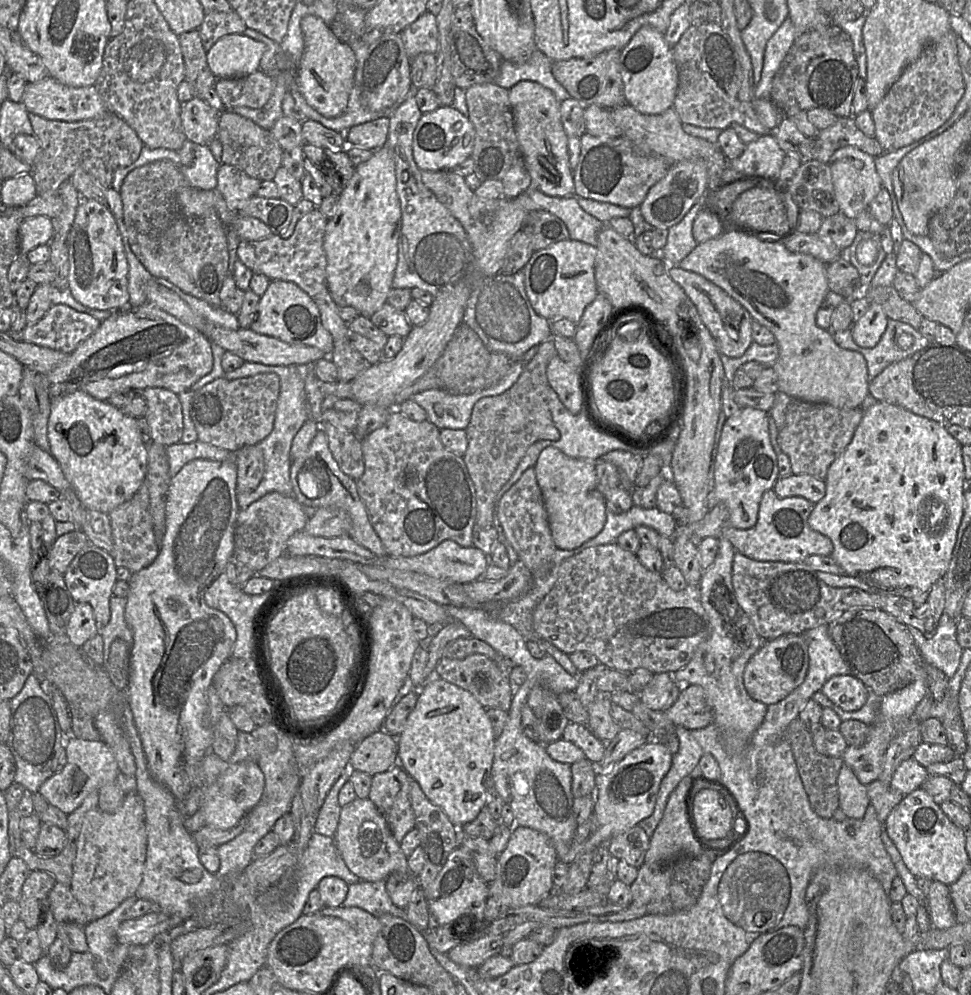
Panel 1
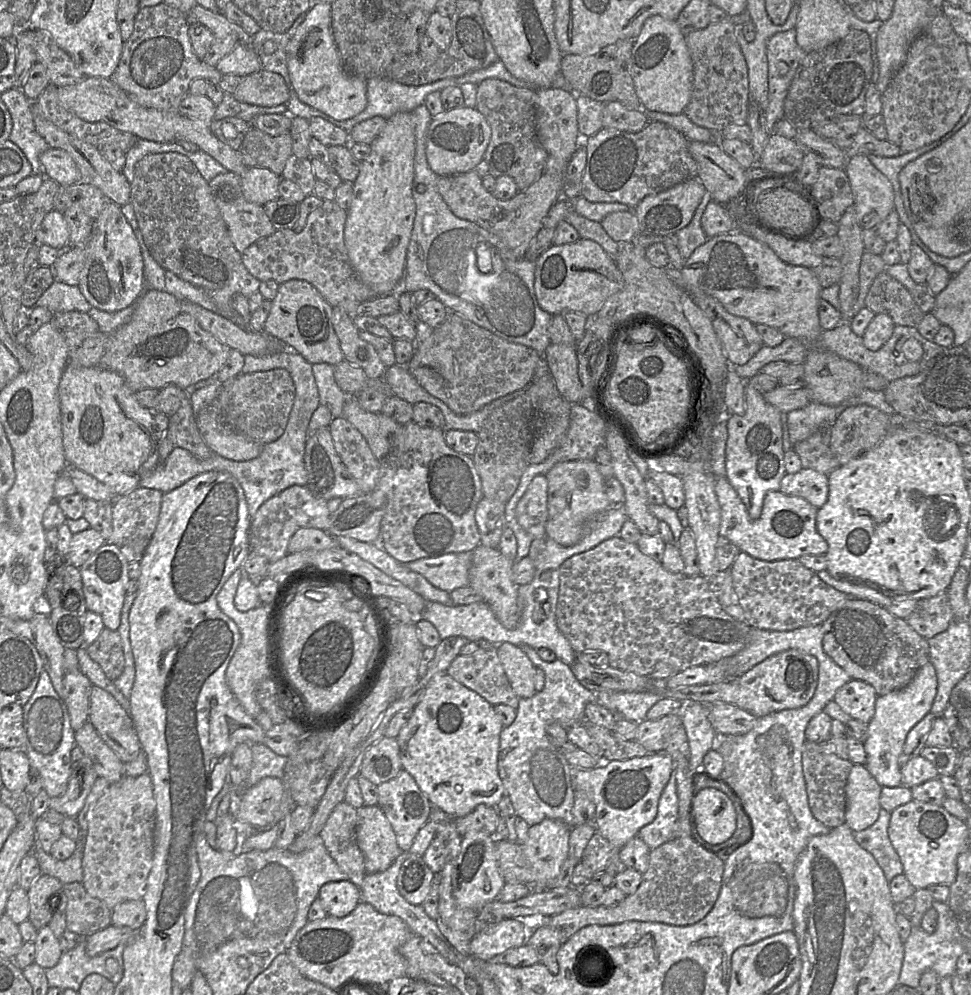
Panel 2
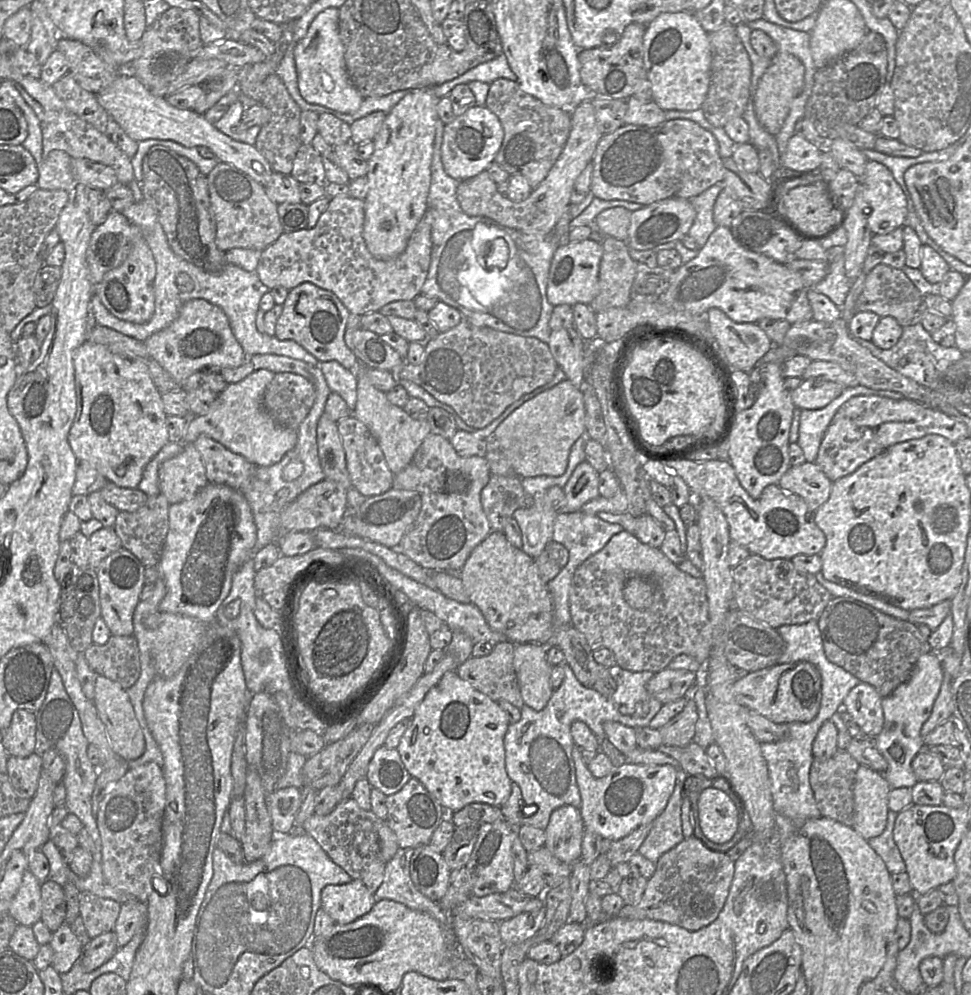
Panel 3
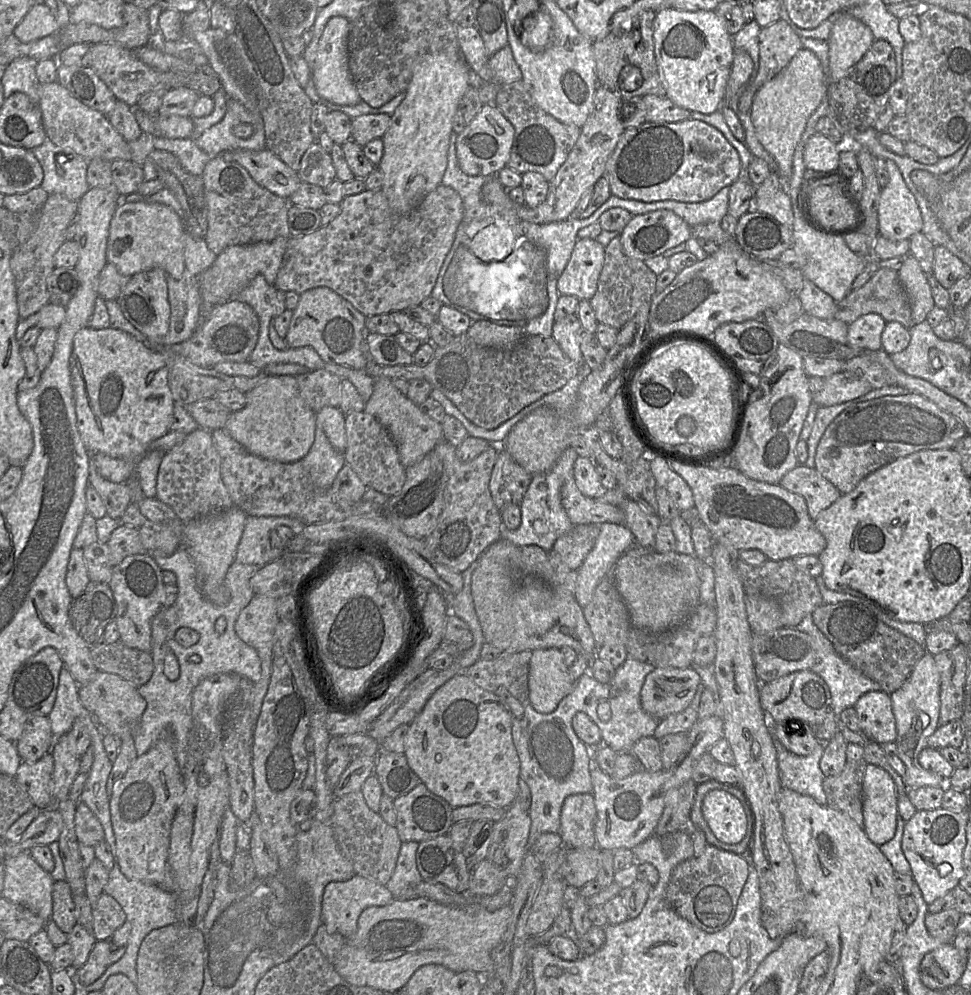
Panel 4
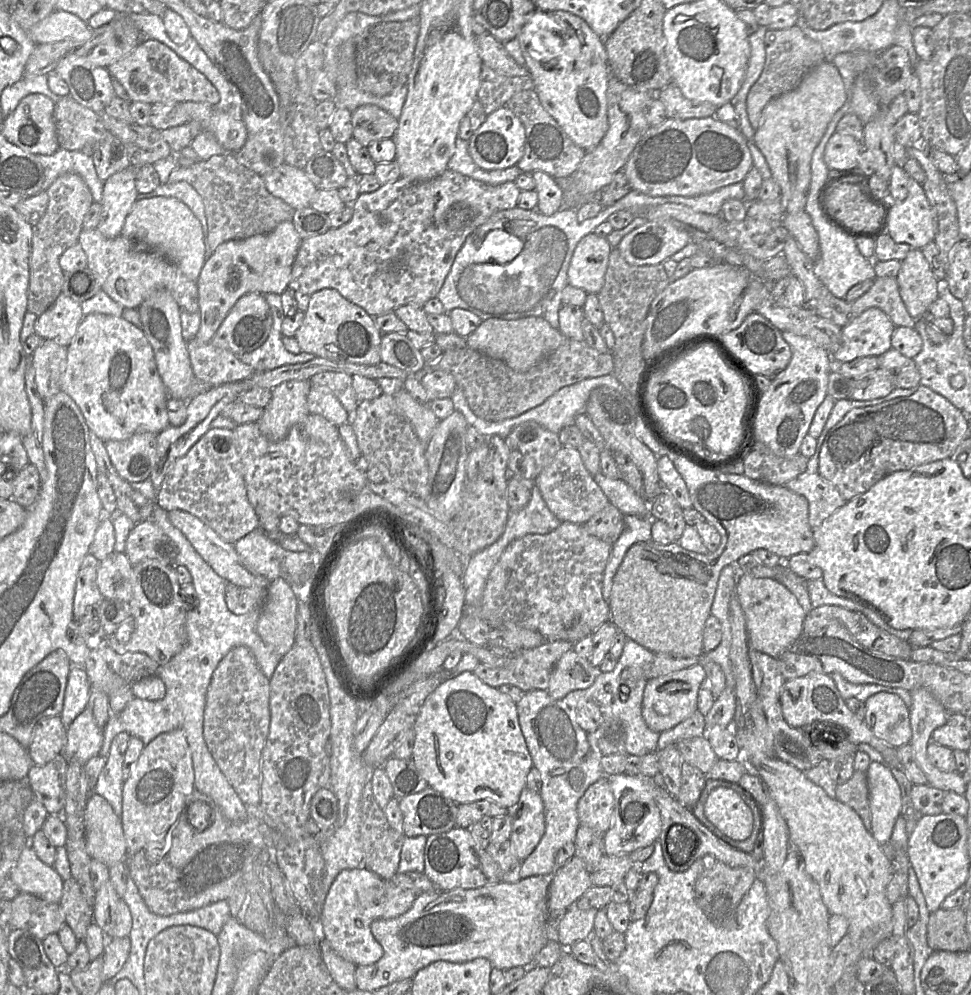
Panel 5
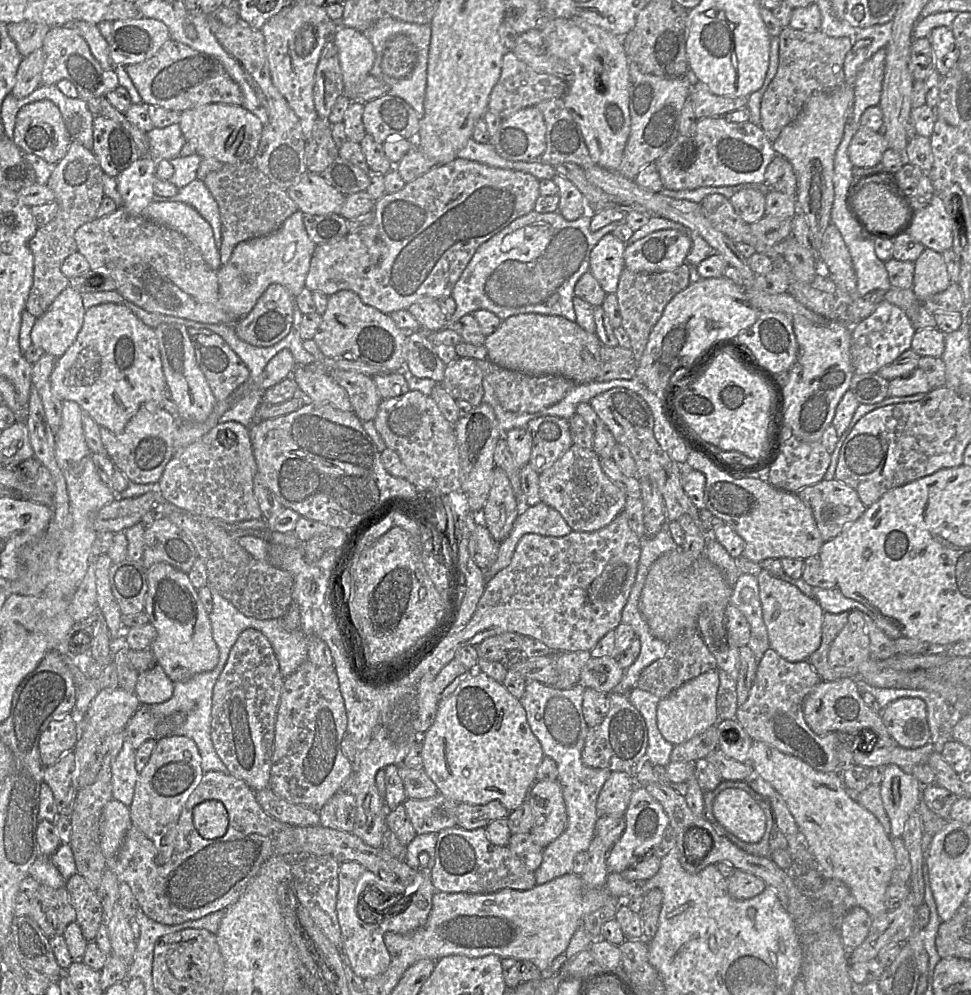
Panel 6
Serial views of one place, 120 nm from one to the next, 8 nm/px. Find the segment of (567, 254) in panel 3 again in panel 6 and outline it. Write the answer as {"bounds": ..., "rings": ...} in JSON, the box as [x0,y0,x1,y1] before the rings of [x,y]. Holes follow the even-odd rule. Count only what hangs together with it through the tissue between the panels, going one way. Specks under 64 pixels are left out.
{"bounds":[589,233,626,294],"rings":[[[610,233],[603,236],[590,253],[589,271],[606,294],[617,291],[621,272],[625,268],[625,248],[626,244]]]}

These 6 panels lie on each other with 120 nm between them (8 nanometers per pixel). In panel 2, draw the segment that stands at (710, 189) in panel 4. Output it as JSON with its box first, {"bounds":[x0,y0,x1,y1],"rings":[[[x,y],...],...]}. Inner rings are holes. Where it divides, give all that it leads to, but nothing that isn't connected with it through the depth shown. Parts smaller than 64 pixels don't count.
{"bounds":[581,122,698,208],"rings":[[[649,122],[642,130],[631,133],[603,128],[586,140],[587,161],[582,177],[581,196],[591,202],[619,202],[635,208],[646,196],[698,177],[698,166],[688,150],[689,140],[663,122]]]}

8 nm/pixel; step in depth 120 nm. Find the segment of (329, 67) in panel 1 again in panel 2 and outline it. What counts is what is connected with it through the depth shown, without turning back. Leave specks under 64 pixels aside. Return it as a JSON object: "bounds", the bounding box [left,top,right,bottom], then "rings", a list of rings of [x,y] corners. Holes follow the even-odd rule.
{"bounds":[283,3,367,120],"rings":[[[318,3],[308,10],[294,37],[283,48],[290,79],[299,99],[335,120],[348,120],[367,106],[367,79],[344,70],[331,27],[331,5]]]}

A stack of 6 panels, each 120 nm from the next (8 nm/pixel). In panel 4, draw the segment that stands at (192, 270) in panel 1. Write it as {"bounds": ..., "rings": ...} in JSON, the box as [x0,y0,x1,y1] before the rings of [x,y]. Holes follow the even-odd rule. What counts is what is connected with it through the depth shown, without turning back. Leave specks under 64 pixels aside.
{"bounds":[149,150,207,238],"rings":[[[153,150],[149,159],[155,166],[157,179],[172,192],[181,206],[181,221],[185,233],[192,238],[205,238],[207,207],[201,176],[188,172],[169,151]]]}

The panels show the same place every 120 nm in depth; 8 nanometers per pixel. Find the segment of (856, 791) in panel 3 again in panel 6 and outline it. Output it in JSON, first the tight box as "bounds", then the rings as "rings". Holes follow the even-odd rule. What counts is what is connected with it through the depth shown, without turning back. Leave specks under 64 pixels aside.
{"bounds":[880,765,922,837],"rings":[[[897,765],[884,767],[880,794],[891,826],[890,837],[901,837],[906,821],[922,799],[922,785]]]}

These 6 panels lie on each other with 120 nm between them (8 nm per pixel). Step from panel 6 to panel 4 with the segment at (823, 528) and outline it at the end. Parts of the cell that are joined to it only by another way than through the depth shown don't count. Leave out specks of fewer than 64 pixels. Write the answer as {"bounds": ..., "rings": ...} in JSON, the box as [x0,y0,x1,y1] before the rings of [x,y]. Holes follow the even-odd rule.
{"bounds":[779,465,842,520],"rings":[[[797,465],[786,473],[779,484],[786,490],[804,497],[812,520],[830,507],[842,495],[829,480],[815,468]]]}

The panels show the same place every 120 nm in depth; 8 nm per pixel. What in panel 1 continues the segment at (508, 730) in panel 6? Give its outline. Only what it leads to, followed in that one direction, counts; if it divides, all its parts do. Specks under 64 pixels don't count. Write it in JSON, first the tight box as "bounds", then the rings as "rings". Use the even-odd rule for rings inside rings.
{"bounds":[397,677,495,829],"rings":[[[439,677],[429,681],[419,688],[416,705],[397,742],[398,764],[418,783],[428,800],[438,806],[458,829],[472,822],[487,805],[490,790],[494,787],[492,764],[495,736],[487,709],[470,692]]]}

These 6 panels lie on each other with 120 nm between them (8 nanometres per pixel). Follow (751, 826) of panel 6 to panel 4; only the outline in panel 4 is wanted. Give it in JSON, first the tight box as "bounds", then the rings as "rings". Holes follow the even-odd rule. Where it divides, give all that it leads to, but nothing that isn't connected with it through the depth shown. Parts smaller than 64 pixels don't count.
{"bounds":[701,789,748,845],"rings":[[[713,789],[705,795],[701,810],[706,824],[720,842],[734,845],[745,837],[748,819],[735,795],[722,789]]]}

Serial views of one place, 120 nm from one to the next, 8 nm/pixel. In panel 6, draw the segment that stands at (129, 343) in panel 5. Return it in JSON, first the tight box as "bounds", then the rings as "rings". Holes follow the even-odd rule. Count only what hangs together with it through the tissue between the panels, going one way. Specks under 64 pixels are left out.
{"bounds":[51,303,167,434],"rings":[[[105,303],[88,309],[75,342],[56,361],[51,385],[60,400],[76,402],[100,427],[121,434],[141,407],[150,412],[162,407],[167,385],[154,329],[146,326],[124,305]]]}

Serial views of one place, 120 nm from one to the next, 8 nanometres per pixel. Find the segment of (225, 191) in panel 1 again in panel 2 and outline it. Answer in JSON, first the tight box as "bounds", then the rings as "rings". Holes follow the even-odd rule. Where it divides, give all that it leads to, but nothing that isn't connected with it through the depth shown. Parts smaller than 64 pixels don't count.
{"bounds":[240,168,280,205],"rings":[[[247,168],[240,176],[242,191],[248,201],[264,205],[279,198],[280,175],[266,168]]]}

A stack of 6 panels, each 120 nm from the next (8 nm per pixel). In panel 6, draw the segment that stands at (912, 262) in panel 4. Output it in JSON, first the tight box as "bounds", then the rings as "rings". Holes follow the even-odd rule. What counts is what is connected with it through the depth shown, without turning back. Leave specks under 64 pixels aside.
{"bounds":[912,248,951,303],"rings":[[[925,248],[914,262],[912,290],[922,303],[928,297],[940,293],[951,284],[942,253]]]}

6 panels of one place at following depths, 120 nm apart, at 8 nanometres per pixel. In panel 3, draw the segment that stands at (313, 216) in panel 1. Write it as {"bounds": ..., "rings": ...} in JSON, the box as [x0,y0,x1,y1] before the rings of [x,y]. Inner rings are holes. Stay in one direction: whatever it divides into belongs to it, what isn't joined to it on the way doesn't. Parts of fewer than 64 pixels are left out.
{"bounds":[255,194,431,350],"rings":[[[349,194],[331,198],[327,209],[311,229],[283,232],[261,251],[255,273],[268,288],[290,290],[309,282],[337,296],[349,310],[344,334],[346,345],[353,350],[353,333],[361,328],[360,316],[394,301],[413,300],[421,294],[431,261],[431,226],[425,215],[412,232],[405,250],[396,258],[380,260],[367,249],[363,239],[364,201]]]}

